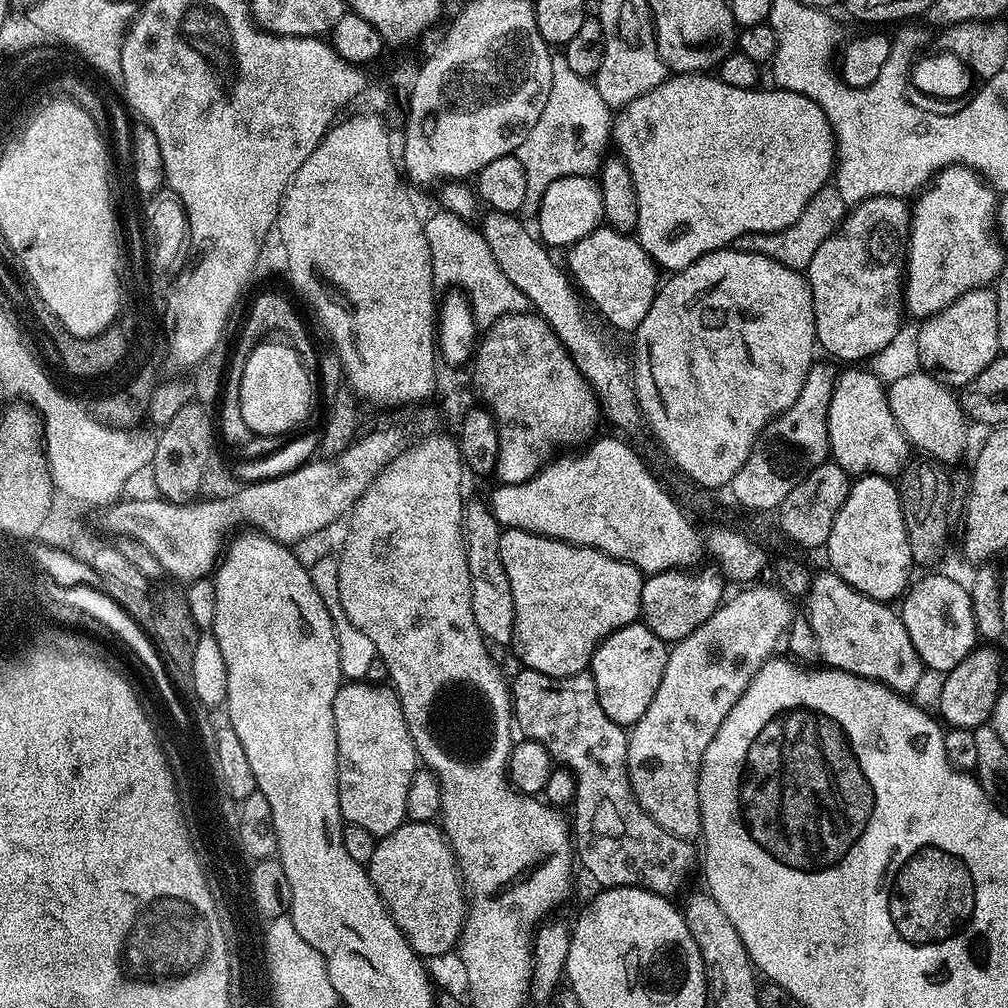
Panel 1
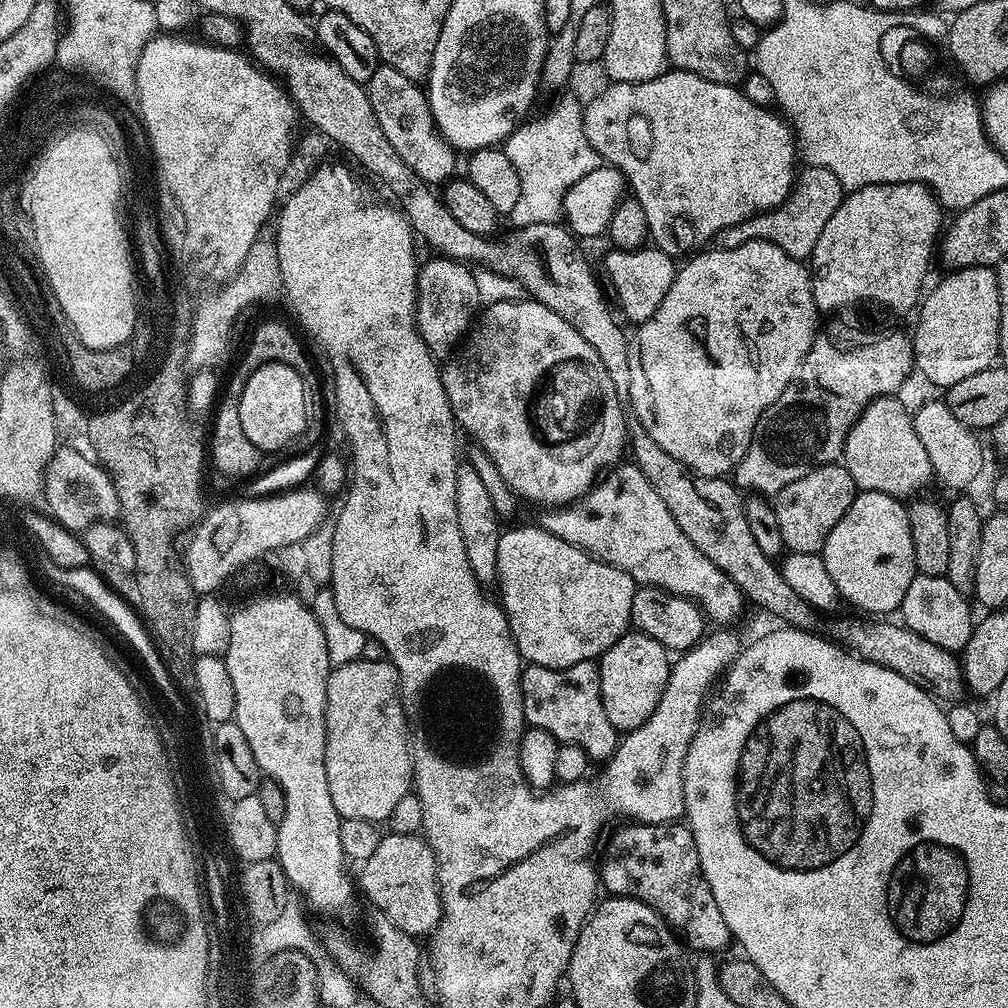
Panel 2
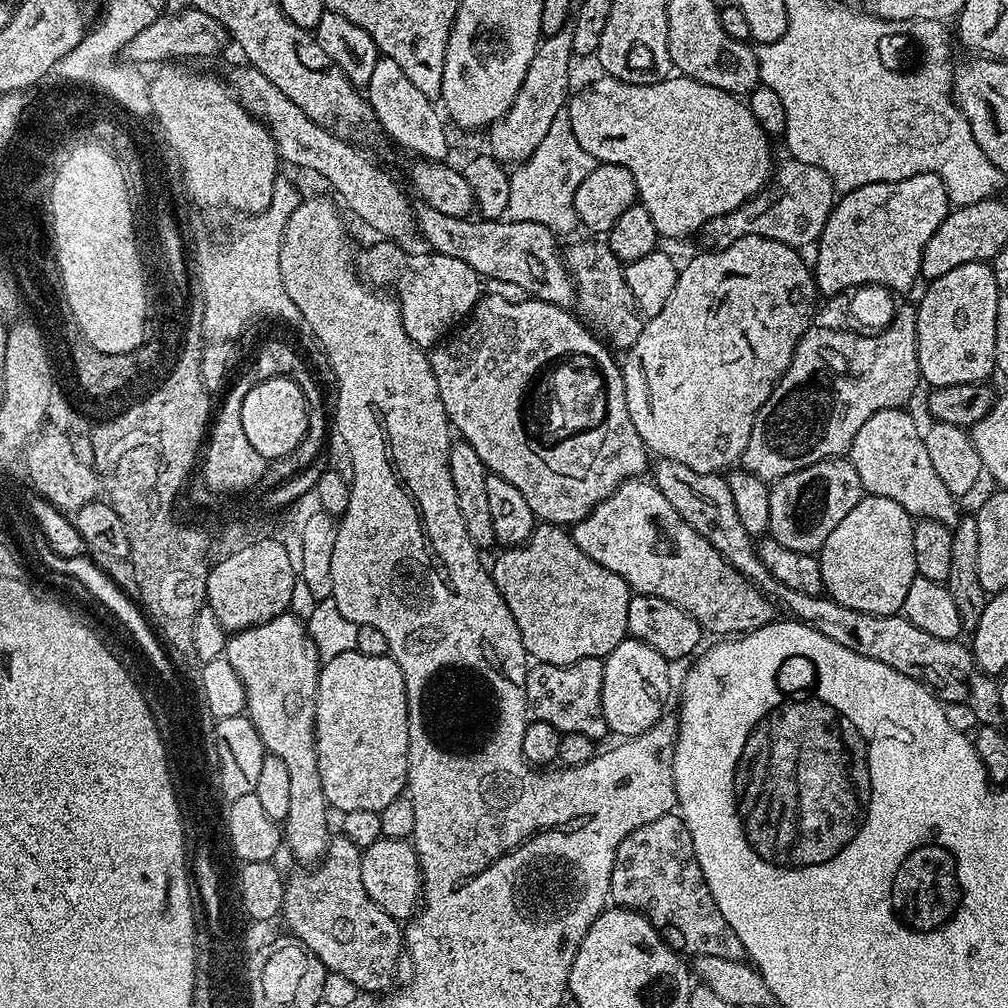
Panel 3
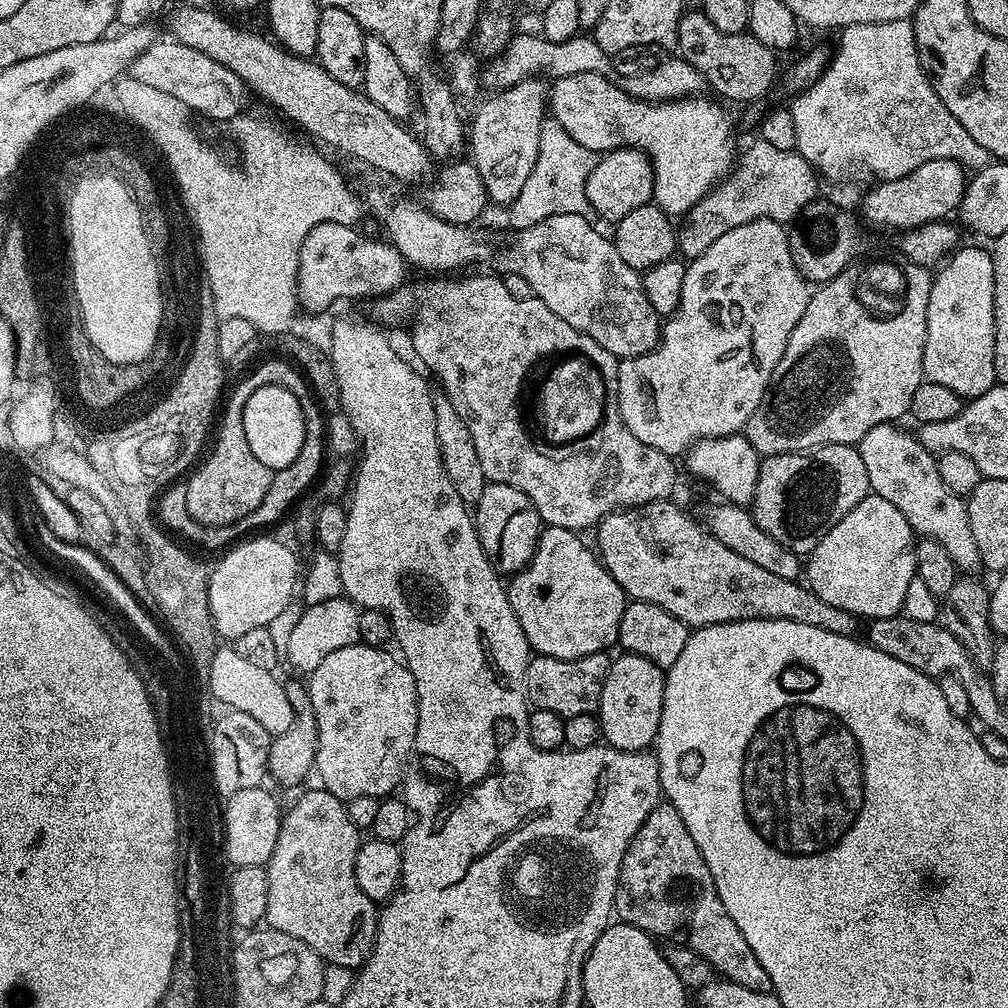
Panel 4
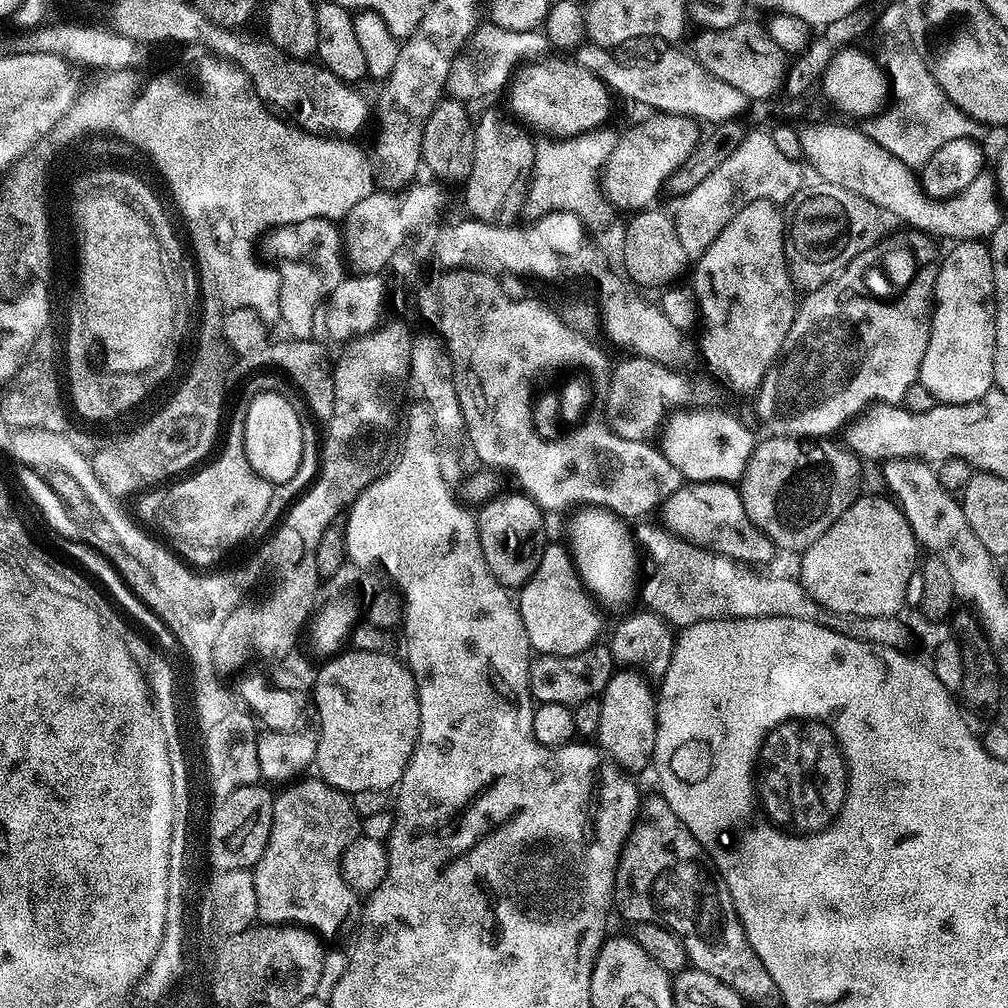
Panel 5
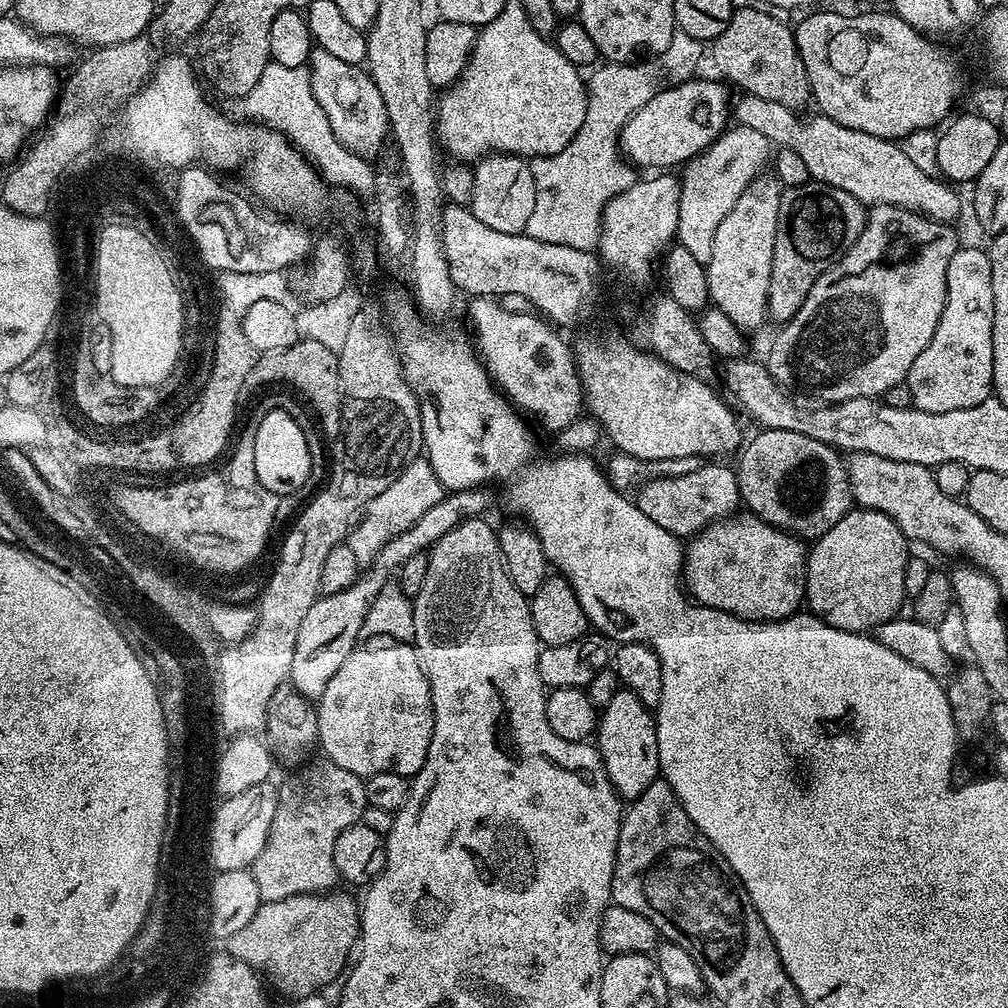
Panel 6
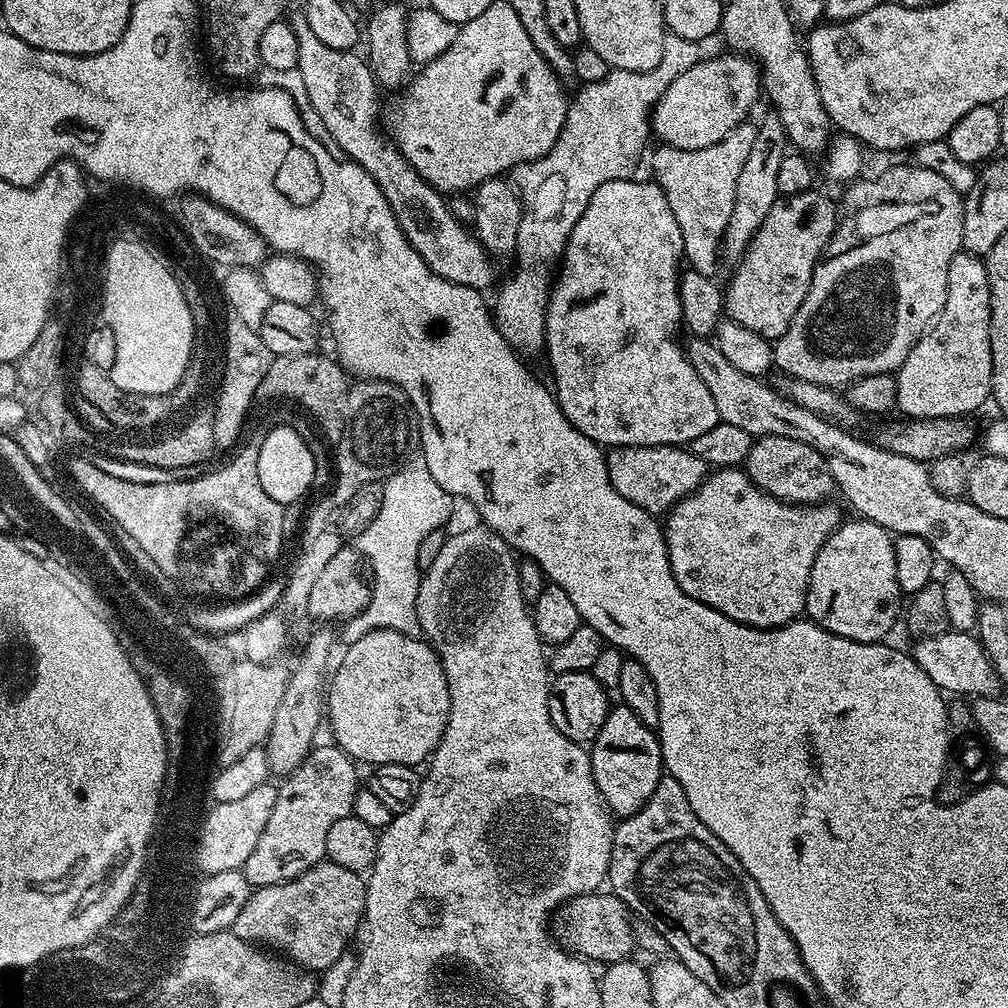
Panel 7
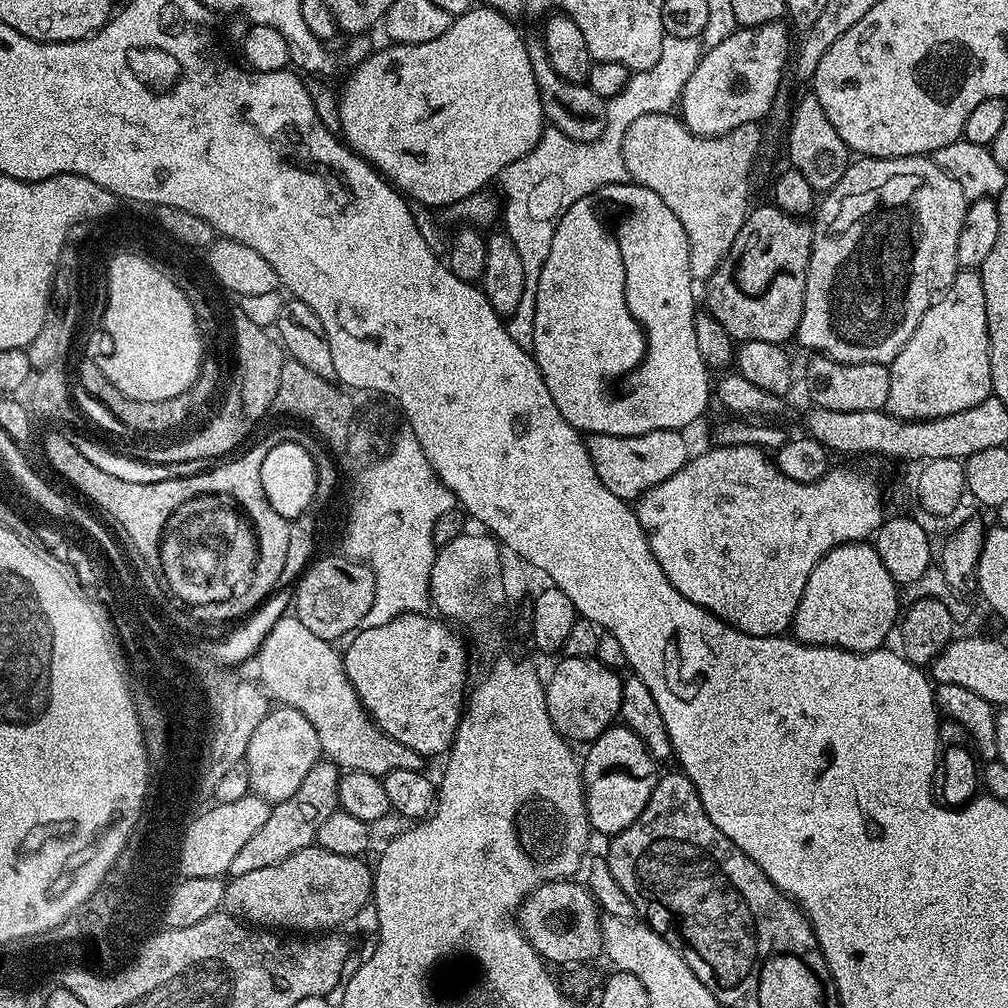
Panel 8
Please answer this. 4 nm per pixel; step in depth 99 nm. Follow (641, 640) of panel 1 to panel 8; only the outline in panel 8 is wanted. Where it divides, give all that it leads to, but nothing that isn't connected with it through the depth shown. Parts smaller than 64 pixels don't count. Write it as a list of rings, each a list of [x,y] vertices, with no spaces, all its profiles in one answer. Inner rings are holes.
[[[623,726],[606,729],[587,748],[588,753],[582,756],[582,771],[588,823],[593,833],[601,832],[604,838],[611,838],[630,827],[638,814],[646,810],[646,802],[650,802],[658,779],[658,762],[642,738]]]

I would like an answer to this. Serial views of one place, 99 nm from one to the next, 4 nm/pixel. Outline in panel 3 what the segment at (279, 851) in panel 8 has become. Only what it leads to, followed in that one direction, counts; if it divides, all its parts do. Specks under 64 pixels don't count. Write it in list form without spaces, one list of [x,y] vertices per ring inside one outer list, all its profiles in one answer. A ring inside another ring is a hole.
[[[343,834],[333,835],[328,851],[319,863],[305,867],[308,868],[305,872],[296,872],[292,877],[287,877],[282,920],[285,925],[288,923],[287,931],[308,952],[316,954],[329,973],[349,979],[361,993],[384,994],[397,983],[396,967],[400,964],[400,951],[405,951],[406,945],[401,925],[390,914],[386,914],[382,906],[374,903],[370,894],[366,894],[366,886],[362,886],[361,851],[350,838]]]

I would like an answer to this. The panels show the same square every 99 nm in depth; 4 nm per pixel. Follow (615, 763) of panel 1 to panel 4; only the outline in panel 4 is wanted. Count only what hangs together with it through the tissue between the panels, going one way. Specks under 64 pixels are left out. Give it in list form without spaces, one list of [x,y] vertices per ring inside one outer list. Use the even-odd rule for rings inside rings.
[[[607,651],[586,654],[582,658],[550,658],[539,654],[528,661],[524,675],[524,691],[532,708],[550,710],[565,718],[574,714],[593,714],[600,707],[602,686],[610,670],[613,657]],[[667,802],[657,804],[654,822],[644,824],[638,830],[638,834],[634,834],[620,863],[620,879],[616,881],[614,912],[623,923],[633,924],[634,927],[642,929],[653,937],[665,936],[666,939],[672,940],[668,942],[683,942],[690,950],[706,958],[713,973],[719,974],[723,979],[732,980],[738,986],[746,986],[746,990],[772,991],[770,974],[762,970],[762,962],[758,962],[758,958],[754,958],[754,950],[746,946],[746,938],[742,930],[738,930],[734,918],[726,914],[726,906],[722,906],[722,898],[718,898],[718,890],[714,886],[710,870],[694,838],[690,838],[690,830],[686,830],[686,822],[682,822],[682,814],[678,814],[678,810],[674,810],[672,804]]]

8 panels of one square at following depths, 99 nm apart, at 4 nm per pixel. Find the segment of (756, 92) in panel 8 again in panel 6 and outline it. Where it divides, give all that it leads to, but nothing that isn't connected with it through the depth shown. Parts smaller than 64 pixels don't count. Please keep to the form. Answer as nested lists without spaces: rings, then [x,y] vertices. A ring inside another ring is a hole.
[[[700,79],[681,80],[679,84],[661,88],[650,102],[628,117],[620,133],[620,146],[633,165],[649,164],[652,170],[668,170],[671,164],[683,166],[709,148],[729,127],[729,85],[719,79]]]

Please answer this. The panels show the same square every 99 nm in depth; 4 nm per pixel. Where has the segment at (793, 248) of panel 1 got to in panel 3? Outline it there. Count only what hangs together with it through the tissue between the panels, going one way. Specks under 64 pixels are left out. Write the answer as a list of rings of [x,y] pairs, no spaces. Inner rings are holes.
[[[791,158],[777,163],[770,183],[759,196],[753,196],[738,210],[730,214],[722,214],[718,218],[710,218],[698,233],[700,248],[715,250],[734,246],[738,238],[747,236],[765,236],[774,242],[782,242],[797,250],[815,245],[826,226],[826,218],[830,218],[832,206],[838,199],[838,193],[830,182],[826,170],[818,170],[818,166],[810,166],[806,162],[798,162]]]

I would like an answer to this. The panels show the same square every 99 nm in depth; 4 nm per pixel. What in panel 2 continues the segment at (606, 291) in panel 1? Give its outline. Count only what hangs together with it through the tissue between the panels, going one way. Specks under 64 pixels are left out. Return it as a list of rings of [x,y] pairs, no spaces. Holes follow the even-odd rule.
[[[645,246],[634,250],[618,248],[608,250],[604,256],[605,277],[603,276],[603,279],[606,284],[606,279],[608,279],[607,287],[610,292],[610,287],[612,287],[611,295],[614,300],[614,295],[616,295],[615,303],[618,305],[619,315],[629,325],[632,323],[632,326],[645,324],[650,318],[650,314],[654,314],[654,310],[658,310],[658,306],[662,306],[662,298],[666,298],[666,290],[670,290],[677,271],[677,261],[655,246]],[[618,303],[620,303],[620,308]]]

